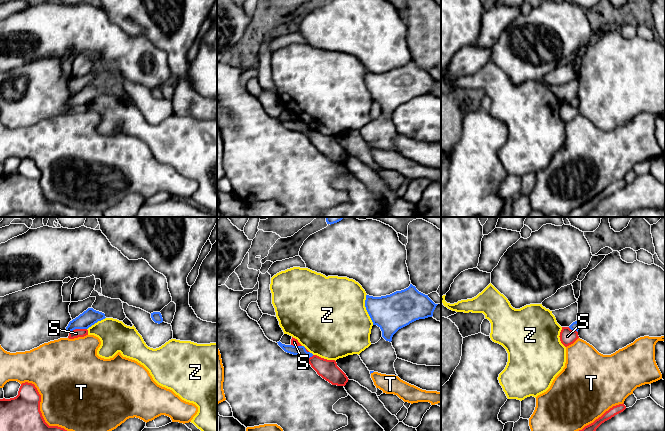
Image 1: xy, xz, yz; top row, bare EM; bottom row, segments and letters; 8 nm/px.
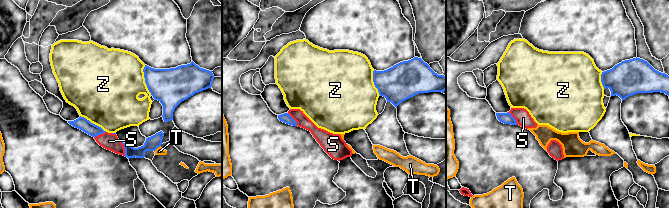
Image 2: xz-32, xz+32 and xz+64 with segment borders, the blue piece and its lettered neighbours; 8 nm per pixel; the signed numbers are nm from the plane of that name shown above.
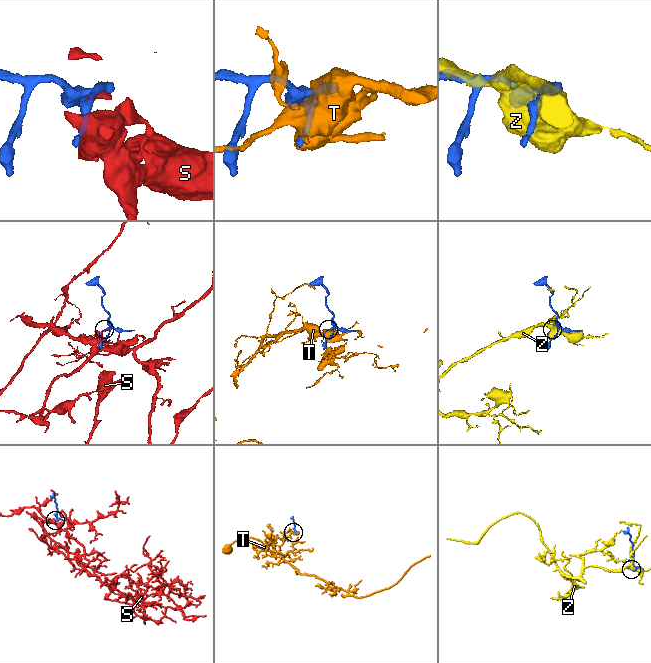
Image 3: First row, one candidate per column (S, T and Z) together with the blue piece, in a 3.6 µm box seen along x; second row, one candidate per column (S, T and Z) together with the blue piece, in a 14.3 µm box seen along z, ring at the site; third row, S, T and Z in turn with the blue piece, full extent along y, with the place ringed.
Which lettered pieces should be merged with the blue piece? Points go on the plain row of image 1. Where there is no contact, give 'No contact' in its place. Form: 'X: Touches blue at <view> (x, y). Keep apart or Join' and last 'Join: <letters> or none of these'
S: Touches blue at xy (77, 104). Keep apart
T: Touches blue at xz (371, 148). Keep apart
Z: Touches blue at xz (366, 85). Keep apart
Join: none of these

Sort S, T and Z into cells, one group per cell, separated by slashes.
S / T / Z

